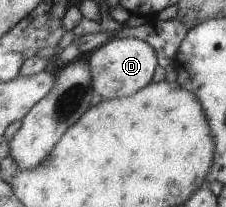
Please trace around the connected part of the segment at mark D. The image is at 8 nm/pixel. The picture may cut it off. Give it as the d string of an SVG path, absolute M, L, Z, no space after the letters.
M113 37L92 53L89 64L95 93L104 100L120 99L134 95L152 83L159 65L159 56L155 47L144 40Z

